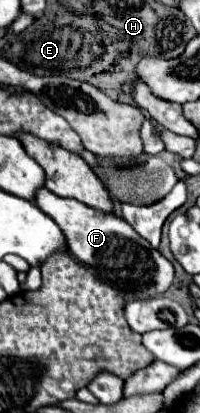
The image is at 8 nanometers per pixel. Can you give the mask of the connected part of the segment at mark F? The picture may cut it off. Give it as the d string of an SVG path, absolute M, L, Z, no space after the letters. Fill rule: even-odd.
M40 189L36 193L36 205L64 231L70 253L80 263L92 267L112 287L118 287L132 299L150 299L168 291L174 279L172 263L146 239L138 237L138 233L134 233L134 229L122 221L122 217L102 213L76 199L56 197L48 189Z

